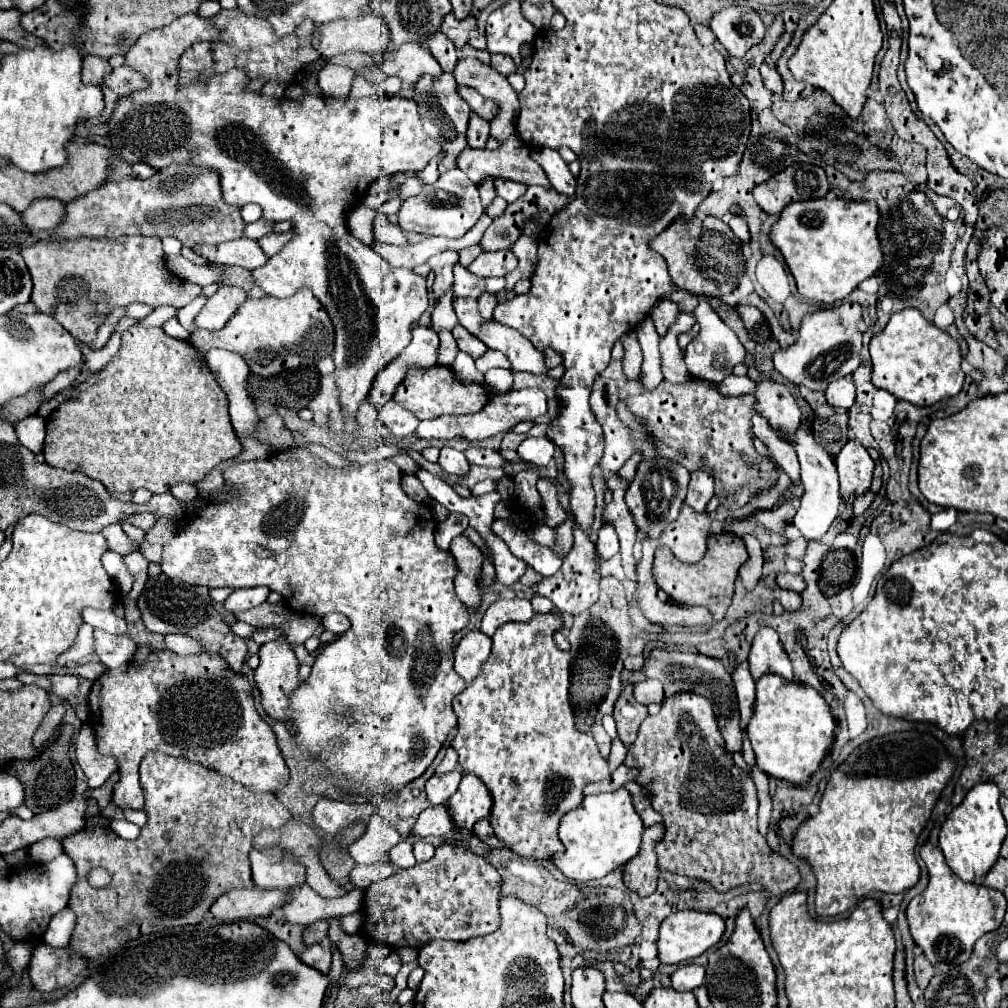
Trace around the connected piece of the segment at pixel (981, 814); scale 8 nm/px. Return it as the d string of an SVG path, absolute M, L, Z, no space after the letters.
M969 792L965 800L947 816L941 828L939 846L945 854L949 868L963 882L975 882L983 878L999 858L999 850L1007 834L1007 828L997 800L999 792Z

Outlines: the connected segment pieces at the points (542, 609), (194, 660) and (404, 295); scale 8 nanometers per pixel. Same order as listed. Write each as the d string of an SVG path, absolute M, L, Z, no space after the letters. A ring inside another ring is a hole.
M535 594L531 599L531 605L535 613L545 614L553 610L551 601L541 595Z
M161 650L159 654L153 652L143 666L125 664L117 670L107 670L93 682L93 688L89 692L87 724L95 732L99 754L117 758L117 770L121 778L115 784L113 802L119 808L143 808L145 796L139 784L139 762L147 752L167 752L171 756L183 756L221 776L231 778L233 782L241 782L251 792L277 794L289 782L289 768L287 764L283 764L283 756L271 726L263 722L253 706L249 682L241 674L237 676L217 654L179 656L171 650Z
M185 14L163 30L143 34L129 48L125 54L125 64L141 72L151 82L151 86L143 92L135 92L133 96L119 98L117 108L109 118L109 138L113 142L111 148L129 164L143 160L157 170L167 168L171 162L187 160L213 168L221 176L223 198L227 204L245 206L253 202L261 206L265 220L293 222L295 236L291 242L251 274L255 284L269 296L287 298L305 286L317 296L319 302L323 302L335 328L335 380L331 374L323 376L321 392L309 402L307 408L311 412L327 414L331 434L337 438L343 432L341 408L349 418L355 418L355 412L367 398L377 372L393 362L393 358L397 358L397 354L401 354L401 350L409 344L413 324L429 306L429 292L423 276L417 276L407 268L391 266L381 254L375 252L375 248L369 248L375 242L373 218L377 210L369 206L355 206L355 202L361 202L365 190L369 190L371 182L375 182L379 176L423 170L429 160L439 154L439 142L425 134L417 102L401 96L369 96L361 100L329 96L303 96L299 100L265 98L259 92L245 90L249 78L239 68L217 74L203 84L181 88L177 84L177 62L181 52L185 52L193 42L215 40L217 36L219 30L205 18L199 14ZM345 214L349 214L351 232L345 226Z

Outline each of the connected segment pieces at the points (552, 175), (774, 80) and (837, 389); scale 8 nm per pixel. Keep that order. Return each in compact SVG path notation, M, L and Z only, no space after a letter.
M533 148L531 150L531 158L545 170L551 188L559 194L567 194L569 198L575 194L575 178L569 172L567 164L563 162L563 158L549 148Z
M767 64L761 66L761 78L771 92L781 92L781 76L773 68L769 68Z
M841 378L837 382L833 382L827 390L827 402L829 406L833 406L835 410L849 410L855 404L855 382L853 378Z

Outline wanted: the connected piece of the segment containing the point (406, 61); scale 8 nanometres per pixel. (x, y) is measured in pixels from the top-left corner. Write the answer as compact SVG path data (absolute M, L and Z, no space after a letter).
M403 44L399 50L389 50L381 58L381 68L387 76L397 76L401 82L413 86L423 74L439 78L443 74L439 62L425 46Z

